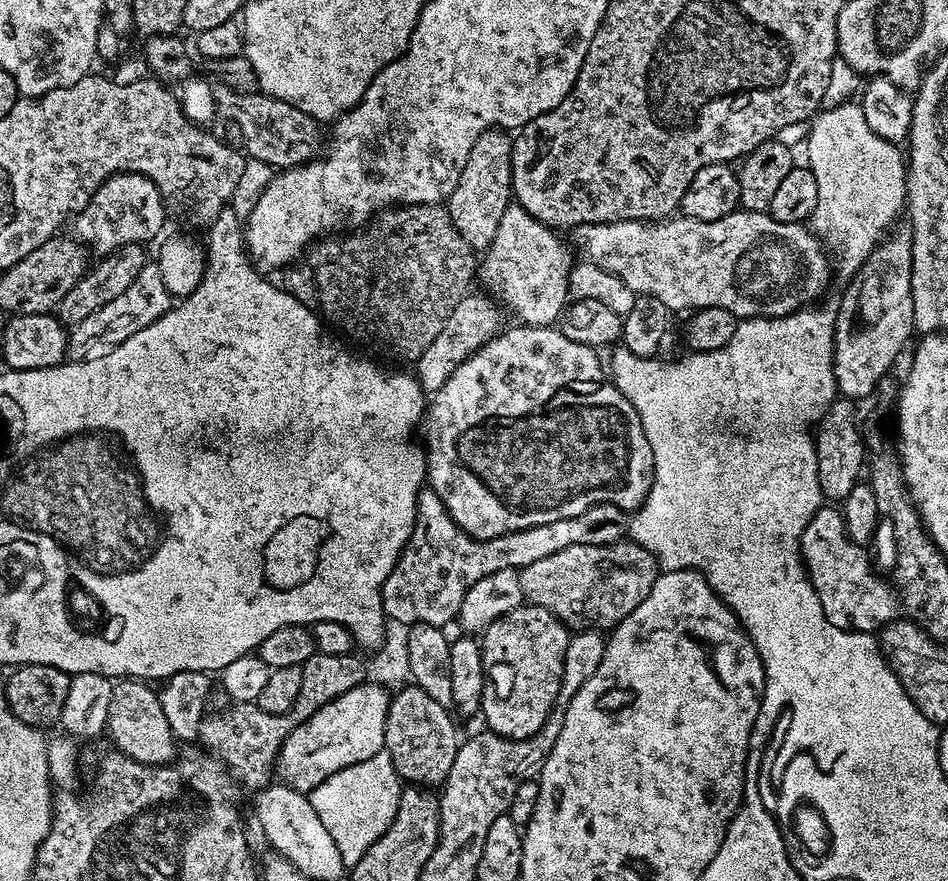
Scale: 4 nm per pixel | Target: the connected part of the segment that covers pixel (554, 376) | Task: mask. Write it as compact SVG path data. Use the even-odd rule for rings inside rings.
M556 326L515 327L509 332L501 331L473 356L468 356L466 362L459 364L454 374L450 374L450 378L446 378L444 385L431 397L422 420L422 432L424 428L422 447L426 457L427 487L432 488L434 494L442 500L450 518L459 528L475 540L489 540L534 526L546 526L546 522L562 522L562 518L574 518L599 504L613 504L628 514L637 511L652 489L654 458L650 442L646 438L646 430L636 413L636 407L616 389L616 385L606 375L605 365L603 368L599 358L596 357L599 356L597 349L582 346L566 338L566 334L562 334Z

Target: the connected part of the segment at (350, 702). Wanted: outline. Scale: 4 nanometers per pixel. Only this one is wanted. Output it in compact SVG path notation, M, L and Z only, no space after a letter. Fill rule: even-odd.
M365 682L322 706L322 710L294 729L280 748L274 769L279 783L294 791L311 794L338 770L366 762L366 758L374 758L374 754L383 752L389 699L387 687Z

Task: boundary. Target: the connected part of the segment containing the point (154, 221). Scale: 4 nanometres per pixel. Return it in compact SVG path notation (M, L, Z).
M121 174L112 176L90 198L90 202L71 221L75 239L85 245L96 243L100 250L115 250L123 244L144 244L164 228L166 209L154 182L144 176Z

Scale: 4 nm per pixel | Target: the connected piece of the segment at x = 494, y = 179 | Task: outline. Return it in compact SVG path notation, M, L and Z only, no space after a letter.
M491 128L484 132L470 150L470 158L458 180L458 186L450 193L446 207L458 234L466 238L473 250L487 250L498 234L498 222L513 203L512 194L512 142L507 131Z

